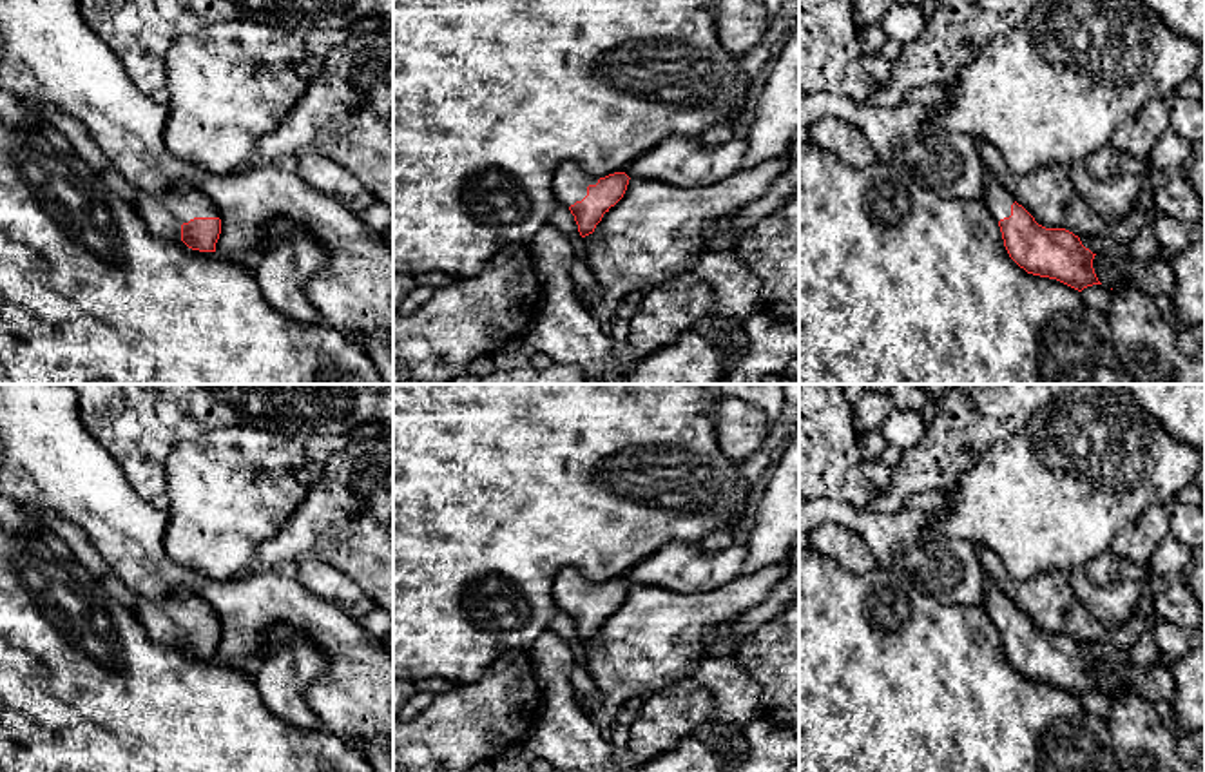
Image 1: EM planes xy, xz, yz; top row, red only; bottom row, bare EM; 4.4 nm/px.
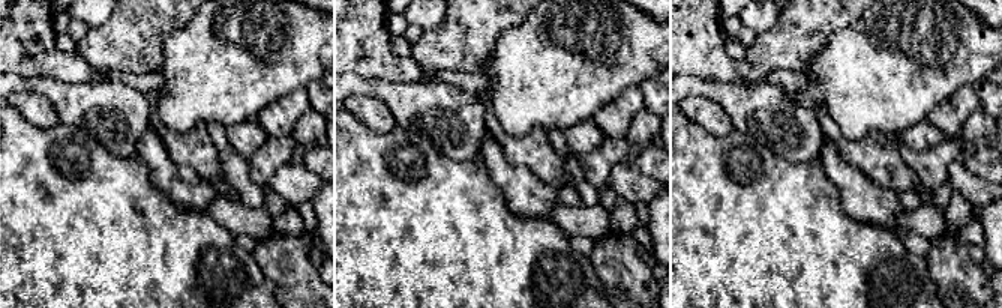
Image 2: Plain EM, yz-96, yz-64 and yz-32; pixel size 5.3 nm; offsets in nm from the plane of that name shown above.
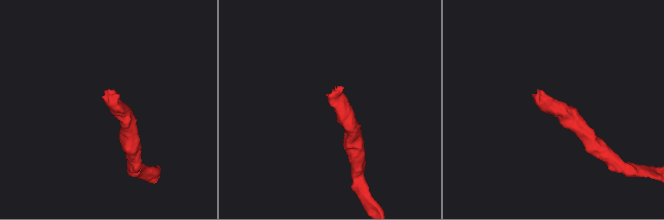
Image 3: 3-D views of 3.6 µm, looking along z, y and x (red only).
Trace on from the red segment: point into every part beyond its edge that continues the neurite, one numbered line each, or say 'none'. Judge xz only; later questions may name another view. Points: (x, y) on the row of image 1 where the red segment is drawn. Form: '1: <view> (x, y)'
1: xz (569, 183)

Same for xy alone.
1: xy (163, 214)

